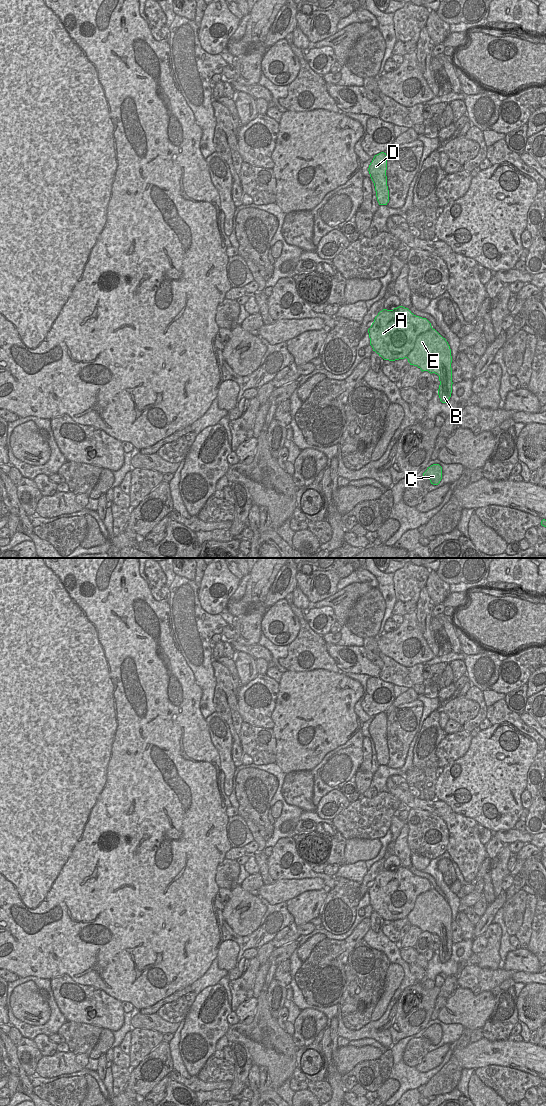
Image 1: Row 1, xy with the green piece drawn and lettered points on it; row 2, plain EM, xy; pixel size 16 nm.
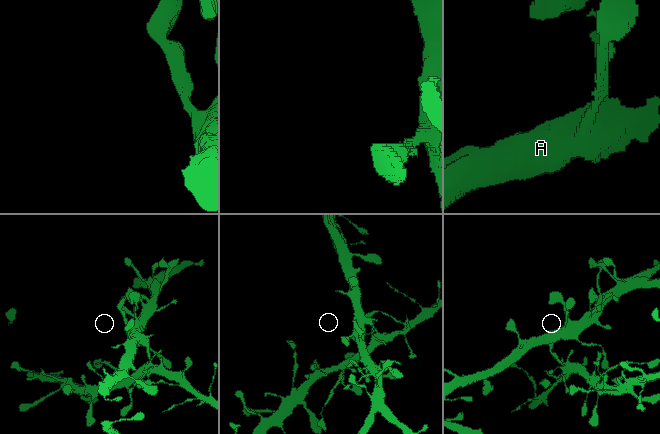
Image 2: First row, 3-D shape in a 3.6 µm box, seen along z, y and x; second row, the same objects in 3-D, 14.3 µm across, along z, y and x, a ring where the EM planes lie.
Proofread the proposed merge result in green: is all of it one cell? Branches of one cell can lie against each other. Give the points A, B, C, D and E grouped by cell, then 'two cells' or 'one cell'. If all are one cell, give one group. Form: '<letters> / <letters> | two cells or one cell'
A D / B C E | two cells

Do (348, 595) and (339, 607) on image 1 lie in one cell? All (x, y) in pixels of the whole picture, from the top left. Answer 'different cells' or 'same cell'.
same cell

